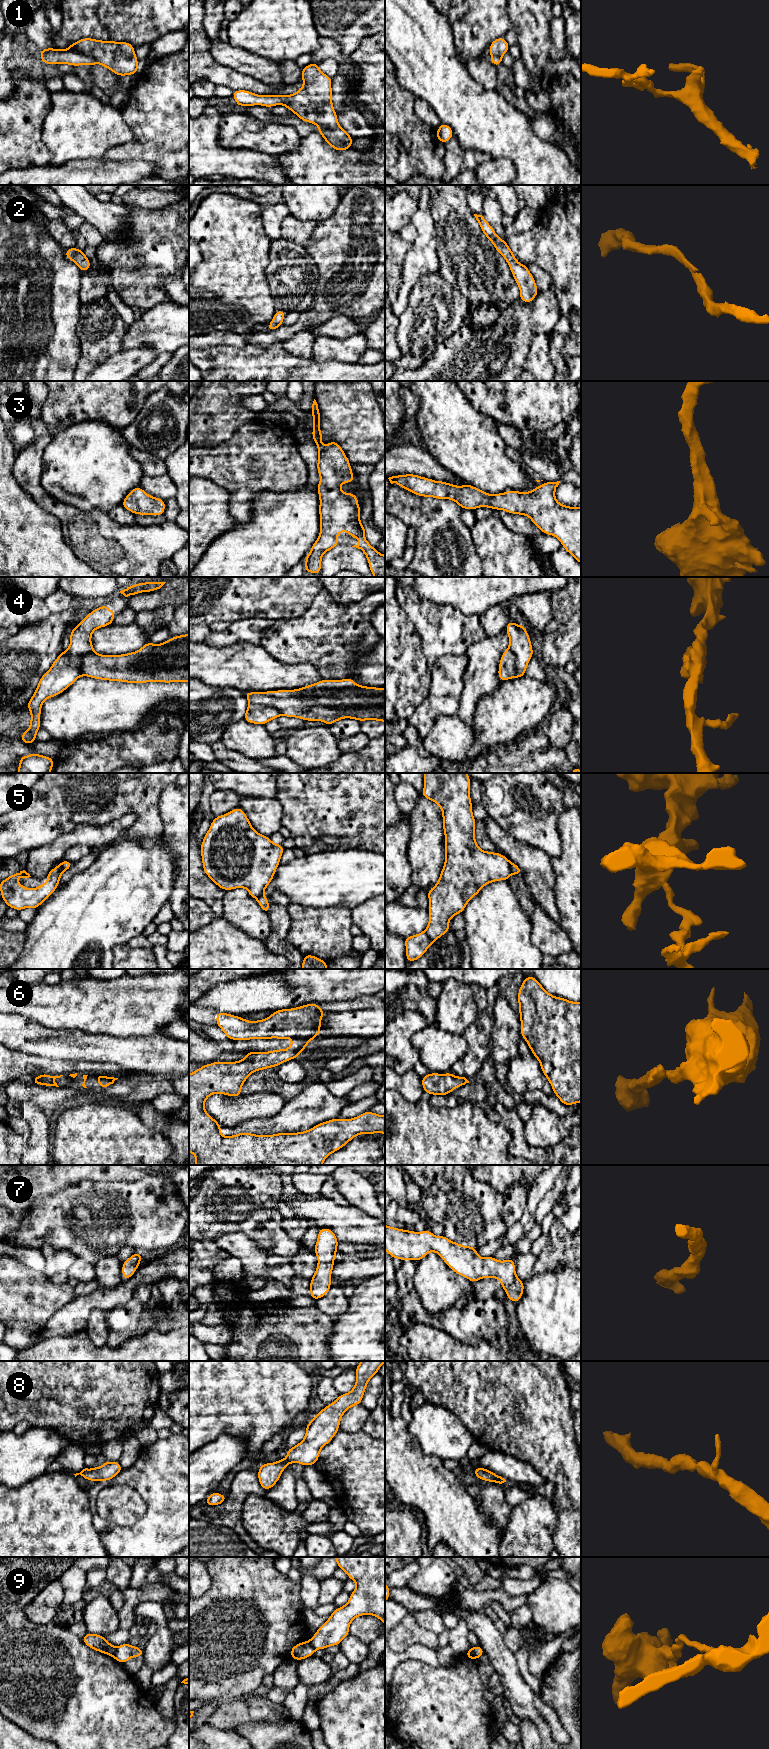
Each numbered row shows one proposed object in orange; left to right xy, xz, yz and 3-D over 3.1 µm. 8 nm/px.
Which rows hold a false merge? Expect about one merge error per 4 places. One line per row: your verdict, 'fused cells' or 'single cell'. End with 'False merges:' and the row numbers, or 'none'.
1: fused cells
2: single cell
3: single cell
4: fused cells
5: fused cells
6: single cell
7: single cell
8: single cell
9: fused cells
False merges: 1, 4, 5, 9

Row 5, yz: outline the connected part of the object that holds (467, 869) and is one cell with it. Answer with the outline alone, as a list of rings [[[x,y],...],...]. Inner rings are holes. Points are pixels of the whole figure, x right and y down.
[[[424,773],[424,788],[421,795],[438,804],[442,810],[445,836],[445,862],[434,887],[427,891],[429,898],[429,923],[427,928],[404,939],[406,962],[421,958],[427,949],[441,936],[451,931],[449,921],[463,913],[468,902],[491,882],[508,881],[512,874],[510,861],[496,852],[480,849],[475,840],[476,819],[472,813],[470,798],[471,779],[467,773]]]

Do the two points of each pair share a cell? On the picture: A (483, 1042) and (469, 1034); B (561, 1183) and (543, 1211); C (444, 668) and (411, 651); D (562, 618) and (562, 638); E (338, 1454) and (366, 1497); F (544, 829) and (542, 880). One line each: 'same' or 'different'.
A: same
B: same
C: different
D: different
E: same
F: different

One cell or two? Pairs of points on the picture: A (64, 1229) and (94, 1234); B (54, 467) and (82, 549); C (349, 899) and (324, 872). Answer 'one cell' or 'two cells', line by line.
A: one cell
B: two cells
C: one cell

